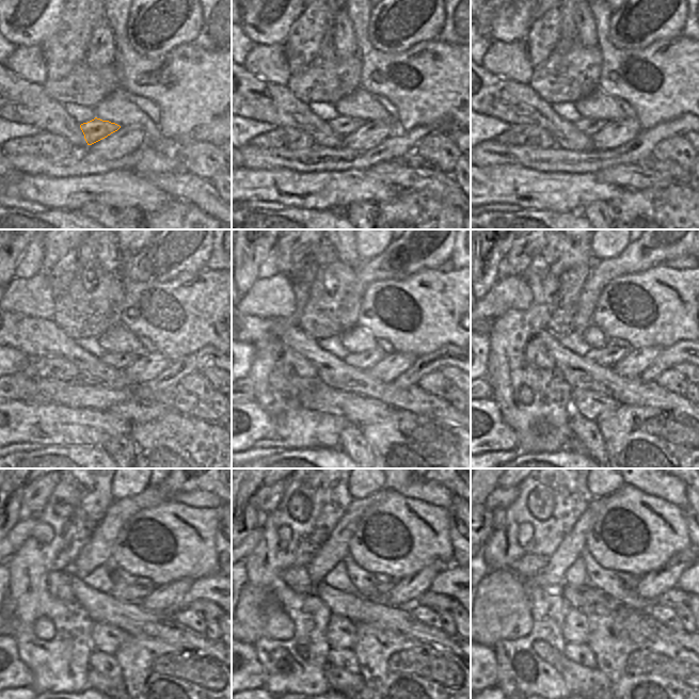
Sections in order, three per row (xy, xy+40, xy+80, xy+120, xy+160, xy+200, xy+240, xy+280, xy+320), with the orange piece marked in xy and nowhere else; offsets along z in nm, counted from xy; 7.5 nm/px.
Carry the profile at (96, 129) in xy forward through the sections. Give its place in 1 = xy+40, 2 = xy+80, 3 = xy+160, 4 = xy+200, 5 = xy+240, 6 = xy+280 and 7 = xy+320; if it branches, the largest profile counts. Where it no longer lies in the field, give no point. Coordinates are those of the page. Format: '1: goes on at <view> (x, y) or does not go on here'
1: goes on at xy+40 (345, 126)
2: goes on at xy+80 (588, 126)
3: goes on at xy+160 (365, 360)
4: goes on at xy+200 (608, 355)
5: goes on at xy+240 (132, 593)
6: goes on at xy+280 (382, 589)
7: goes on at xy+320 (631, 581)

